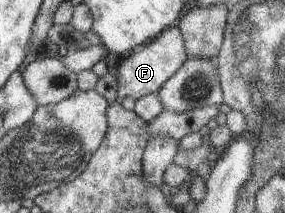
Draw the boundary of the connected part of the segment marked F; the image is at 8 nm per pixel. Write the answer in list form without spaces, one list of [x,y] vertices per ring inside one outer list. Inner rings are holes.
[[[172,26],[164,29],[159,36],[152,39],[151,43],[149,42],[145,47],[139,47],[133,55],[120,63],[115,75],[118,81],[115,101],[120,102],[123,98],[138,100],[148,94],[156,94],[171,77],[176,75],[188,58],[185,37],[179,27]]]

